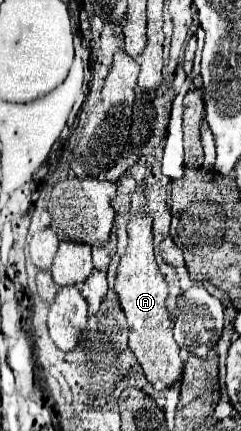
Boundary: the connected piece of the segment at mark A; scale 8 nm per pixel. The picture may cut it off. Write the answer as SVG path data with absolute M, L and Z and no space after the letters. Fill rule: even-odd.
M148 213L132 215L128 225L128 247L120 259L114 291L118 295L118 303L126 315L128 323L128 347L134 353L136 361L144 369L148 383L162 391L166 387L176 385L182 379L184 365L180 359L180 347L172 337L174 317L166 309L168 285L160 275L160 269L154 261L154 245L152 245L152 217Z

